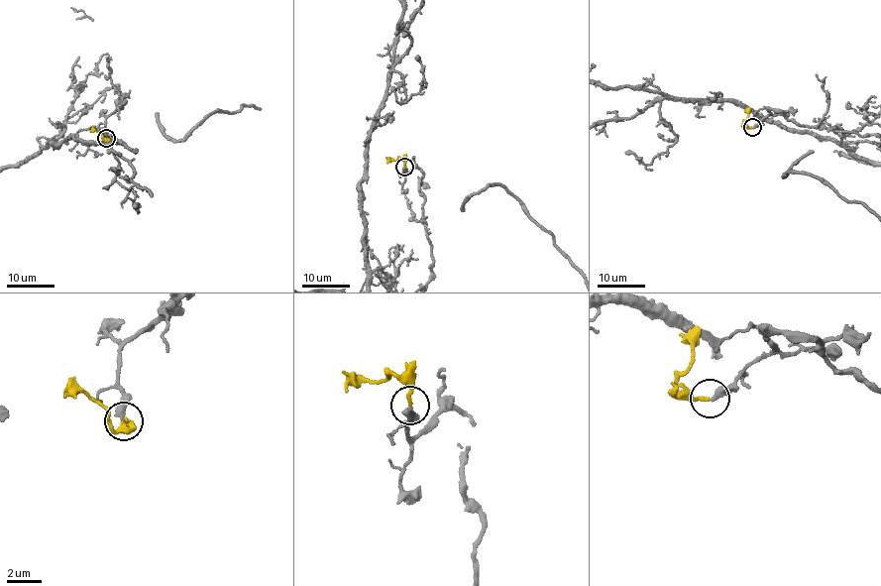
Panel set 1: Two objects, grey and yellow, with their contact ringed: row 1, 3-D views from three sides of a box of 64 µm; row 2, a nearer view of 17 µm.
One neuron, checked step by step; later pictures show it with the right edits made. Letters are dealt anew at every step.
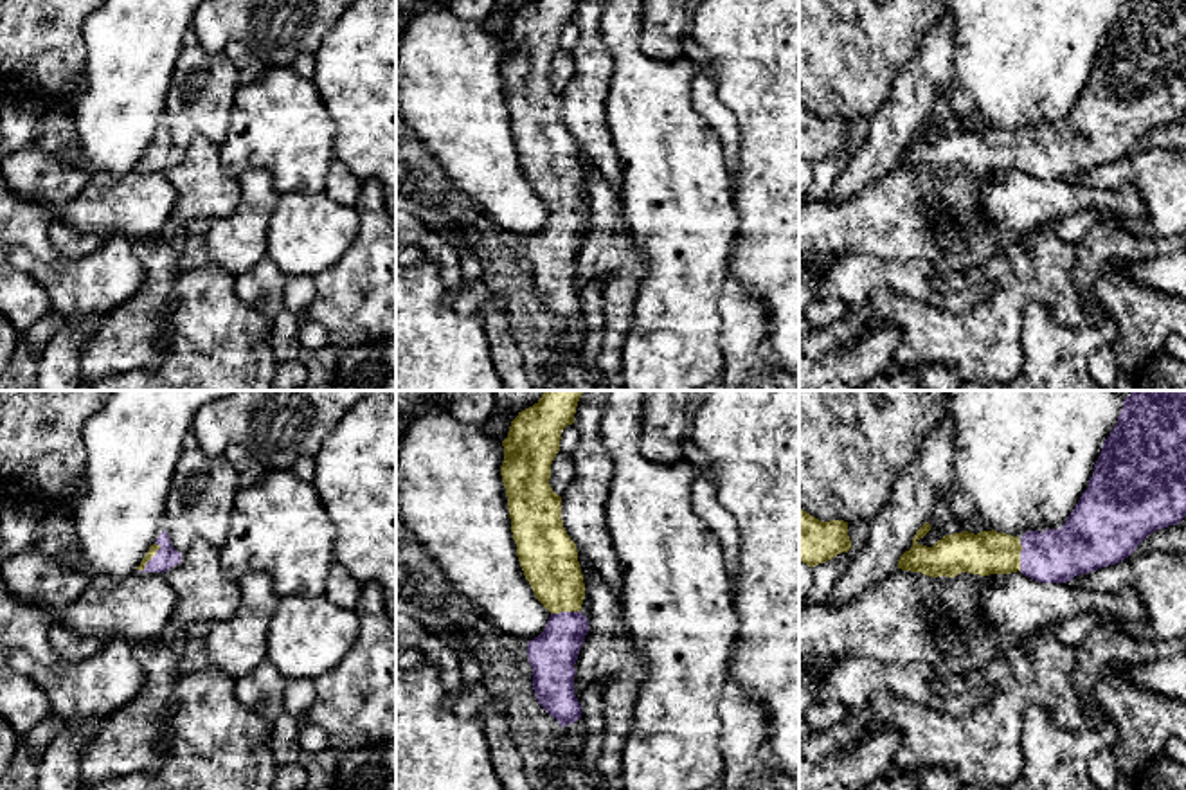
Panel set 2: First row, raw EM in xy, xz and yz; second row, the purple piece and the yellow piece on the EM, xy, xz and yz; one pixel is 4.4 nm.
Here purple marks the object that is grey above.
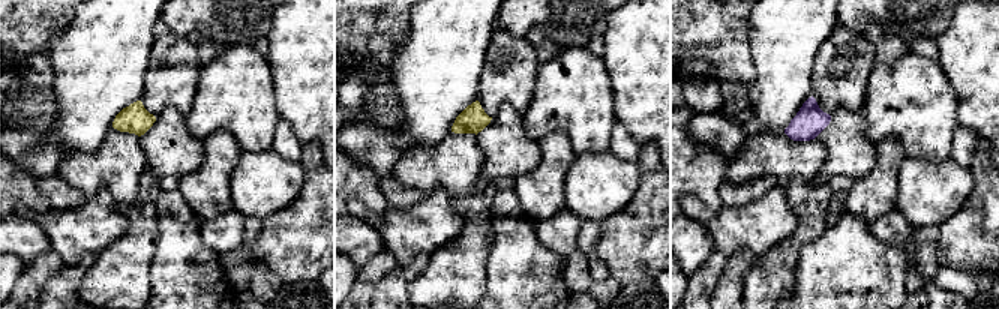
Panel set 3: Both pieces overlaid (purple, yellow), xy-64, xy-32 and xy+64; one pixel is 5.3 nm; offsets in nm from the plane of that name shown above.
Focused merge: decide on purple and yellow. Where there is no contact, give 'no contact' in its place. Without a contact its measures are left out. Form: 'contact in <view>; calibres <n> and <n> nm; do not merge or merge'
contact in xy; calibres 90 and 40 nm; merge

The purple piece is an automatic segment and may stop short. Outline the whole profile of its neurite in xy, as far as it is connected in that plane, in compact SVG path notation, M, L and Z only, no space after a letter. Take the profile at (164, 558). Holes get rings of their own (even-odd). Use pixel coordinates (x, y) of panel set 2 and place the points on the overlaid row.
M166 531L158 534L155 543L149 547L146 556L142 558L140 565L137 567L139 572L166 572L171 567L182 561L182 552L178 552Z

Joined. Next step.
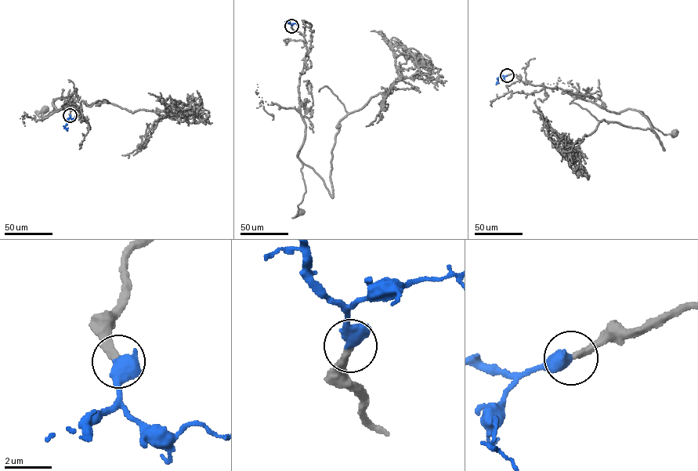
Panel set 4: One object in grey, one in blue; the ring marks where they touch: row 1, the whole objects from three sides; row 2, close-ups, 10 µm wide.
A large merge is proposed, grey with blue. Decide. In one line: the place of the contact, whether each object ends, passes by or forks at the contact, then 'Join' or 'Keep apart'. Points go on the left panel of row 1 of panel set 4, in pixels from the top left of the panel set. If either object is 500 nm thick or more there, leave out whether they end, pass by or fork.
Place: (70, 115). At the ring grey ends. At the ring blue passes by. Join

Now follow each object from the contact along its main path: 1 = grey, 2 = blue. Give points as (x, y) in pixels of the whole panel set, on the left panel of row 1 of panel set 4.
1: (70, 115), (81, 108), (57, 110), (56, 98), (53, 110), (38, 116), (44, 110)
2: (70, 115), (65, 127), (68, 128)

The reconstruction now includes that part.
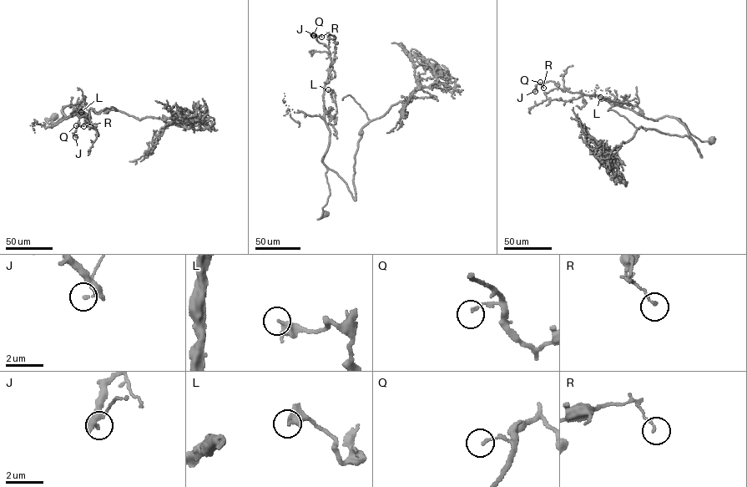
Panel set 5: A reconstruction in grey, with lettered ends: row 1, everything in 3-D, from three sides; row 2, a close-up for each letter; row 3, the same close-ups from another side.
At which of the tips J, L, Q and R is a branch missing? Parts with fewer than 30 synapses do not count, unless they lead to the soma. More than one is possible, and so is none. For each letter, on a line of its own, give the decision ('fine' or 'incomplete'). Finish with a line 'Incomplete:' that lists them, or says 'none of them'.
J: fine
L: fine
Q: fine
R: fine
Incomplete: none of them

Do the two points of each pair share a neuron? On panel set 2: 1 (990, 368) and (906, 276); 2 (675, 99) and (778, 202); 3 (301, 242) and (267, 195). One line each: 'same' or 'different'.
1: different
2: different
3: different

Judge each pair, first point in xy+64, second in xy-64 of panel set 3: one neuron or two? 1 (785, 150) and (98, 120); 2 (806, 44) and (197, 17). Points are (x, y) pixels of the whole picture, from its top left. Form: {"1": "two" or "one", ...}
{"1": "two", "2": "two"}

